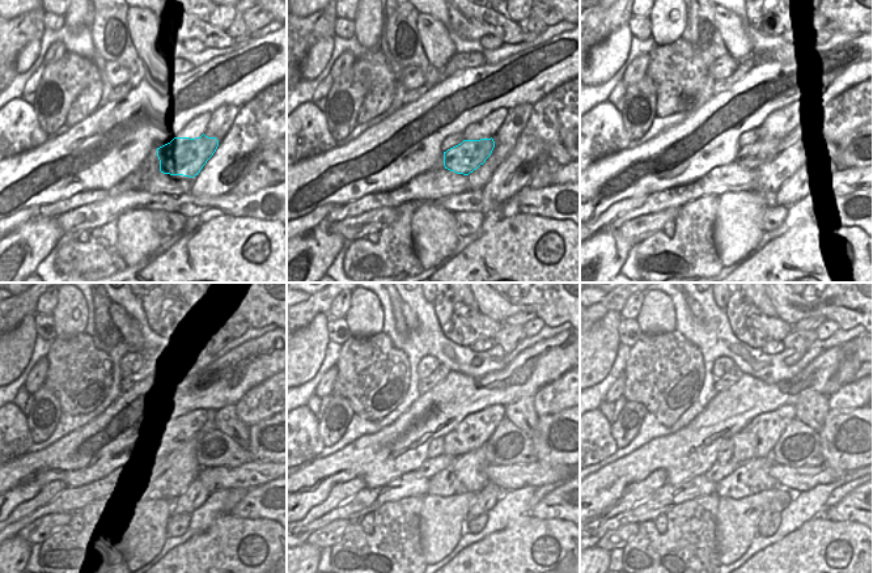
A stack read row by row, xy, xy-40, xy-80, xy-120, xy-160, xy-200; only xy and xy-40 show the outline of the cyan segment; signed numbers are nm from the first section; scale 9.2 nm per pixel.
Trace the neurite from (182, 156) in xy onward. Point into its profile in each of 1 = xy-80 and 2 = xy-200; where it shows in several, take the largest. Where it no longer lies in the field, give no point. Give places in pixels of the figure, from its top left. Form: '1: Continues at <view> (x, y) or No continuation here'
1: Continues at xy-80 (750, 157)
2: Continues at xy-200 (716, 472).

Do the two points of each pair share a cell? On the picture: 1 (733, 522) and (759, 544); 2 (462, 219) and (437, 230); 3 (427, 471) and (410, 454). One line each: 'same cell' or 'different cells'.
1: different cells
2: different cells
3: different cells

